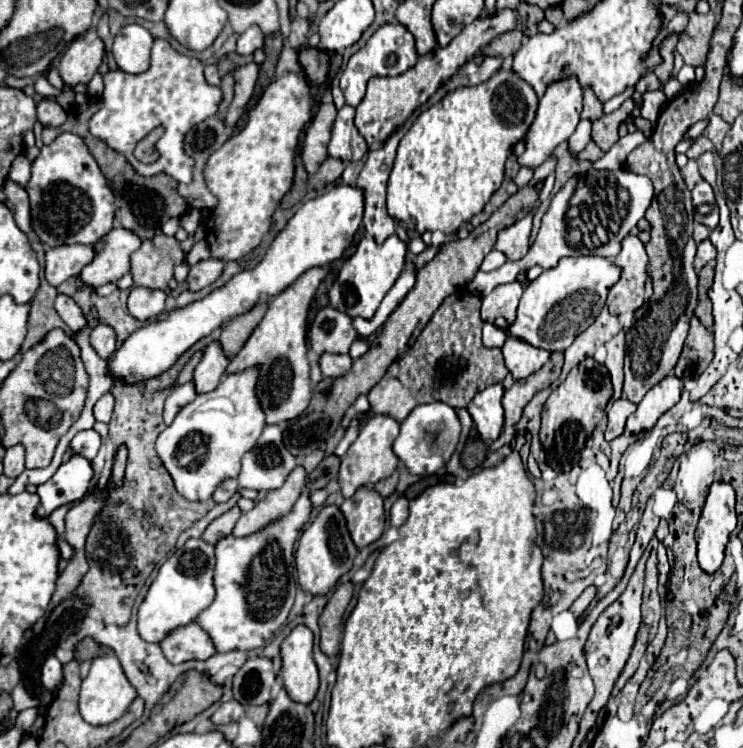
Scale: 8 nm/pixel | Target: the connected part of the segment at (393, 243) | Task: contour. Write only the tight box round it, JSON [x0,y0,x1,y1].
[329,235,407,319]

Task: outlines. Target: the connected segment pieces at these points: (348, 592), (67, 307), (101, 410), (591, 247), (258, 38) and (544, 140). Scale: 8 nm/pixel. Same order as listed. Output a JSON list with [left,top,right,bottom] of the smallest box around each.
[[319,581,353,657],[55,295,87,333],[93,393,113,423],[467,169,653,297],[237,25,263,55],[519,81,583,169]]

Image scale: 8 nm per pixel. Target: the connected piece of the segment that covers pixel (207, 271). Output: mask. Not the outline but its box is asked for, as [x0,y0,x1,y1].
[187,259,225,291]

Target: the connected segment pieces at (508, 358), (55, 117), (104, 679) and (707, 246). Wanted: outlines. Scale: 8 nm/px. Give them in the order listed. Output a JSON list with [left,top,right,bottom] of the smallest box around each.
[[503,333,551,379],[37,99,65,127],[79,655,137,725],[695,239,715,271]]

